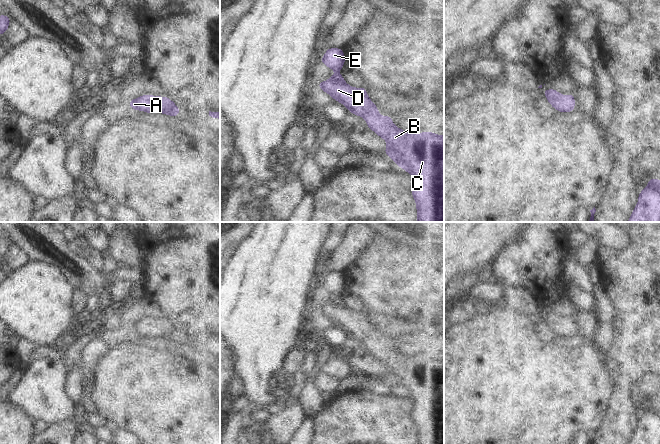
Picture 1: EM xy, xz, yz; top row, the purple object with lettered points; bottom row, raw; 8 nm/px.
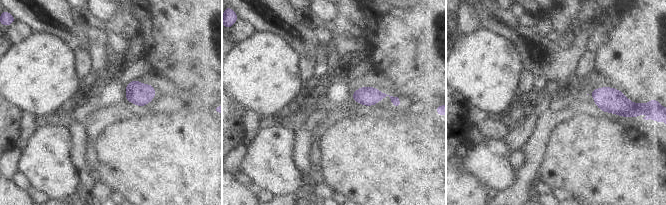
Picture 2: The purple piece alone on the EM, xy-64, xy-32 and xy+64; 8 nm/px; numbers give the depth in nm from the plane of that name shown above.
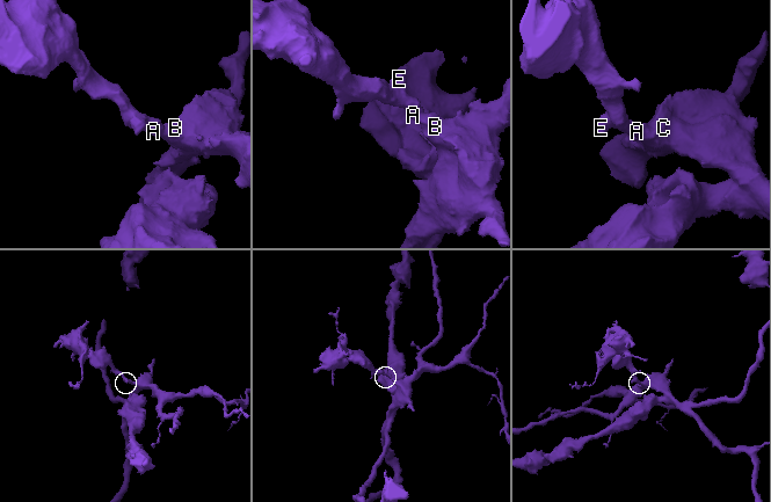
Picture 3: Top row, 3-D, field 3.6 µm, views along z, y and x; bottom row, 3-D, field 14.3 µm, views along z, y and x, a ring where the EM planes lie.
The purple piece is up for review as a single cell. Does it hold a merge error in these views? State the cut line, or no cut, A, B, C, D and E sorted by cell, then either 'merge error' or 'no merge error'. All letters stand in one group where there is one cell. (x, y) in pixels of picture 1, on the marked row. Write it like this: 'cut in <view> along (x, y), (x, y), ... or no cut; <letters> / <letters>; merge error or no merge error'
no cut; A B C D E; no merge error

